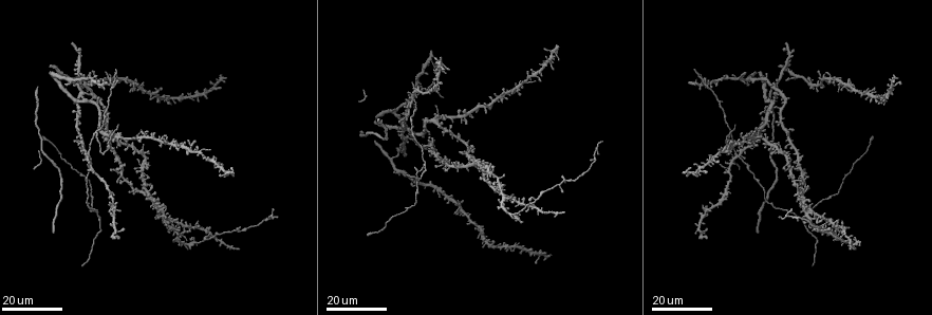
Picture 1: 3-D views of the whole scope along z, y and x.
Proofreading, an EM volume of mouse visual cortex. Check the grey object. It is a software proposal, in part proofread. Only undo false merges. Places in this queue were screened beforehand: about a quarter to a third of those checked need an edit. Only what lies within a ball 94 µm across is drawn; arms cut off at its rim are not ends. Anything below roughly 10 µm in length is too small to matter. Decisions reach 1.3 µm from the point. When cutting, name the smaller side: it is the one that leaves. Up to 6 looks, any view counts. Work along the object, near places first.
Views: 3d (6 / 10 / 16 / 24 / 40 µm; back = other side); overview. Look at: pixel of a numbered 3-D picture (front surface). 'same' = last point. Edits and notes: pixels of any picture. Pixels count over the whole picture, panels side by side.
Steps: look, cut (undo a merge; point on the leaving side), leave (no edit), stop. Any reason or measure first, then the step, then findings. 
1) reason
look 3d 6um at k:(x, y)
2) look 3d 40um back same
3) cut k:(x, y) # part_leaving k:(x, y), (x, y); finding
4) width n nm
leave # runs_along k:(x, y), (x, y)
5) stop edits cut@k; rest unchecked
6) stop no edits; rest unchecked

side arm on a straight run
look 3d 24um at 1:(99, 222)

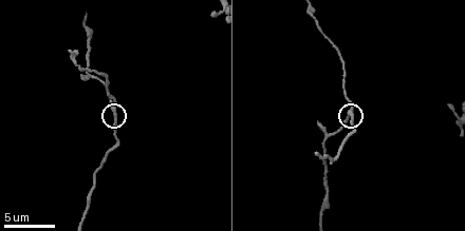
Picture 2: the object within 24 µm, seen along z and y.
zoom in
look 3d 6um at 2:(347, 112)

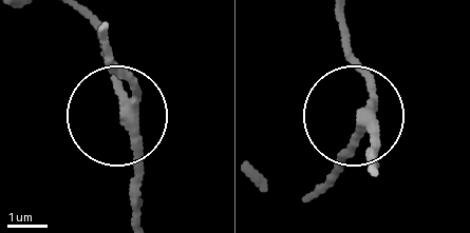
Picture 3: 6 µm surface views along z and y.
width 260 nm
leave # runs_along 3:(344, 22), (375, 170); all the same neuron

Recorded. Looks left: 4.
look 3d 24um at 1:(90, 92)

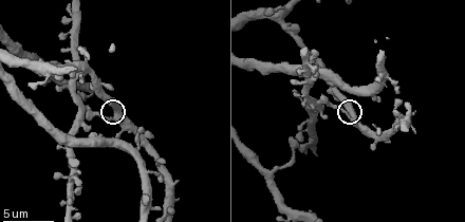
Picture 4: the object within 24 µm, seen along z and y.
look 3d 6um at 4:(117, 116)

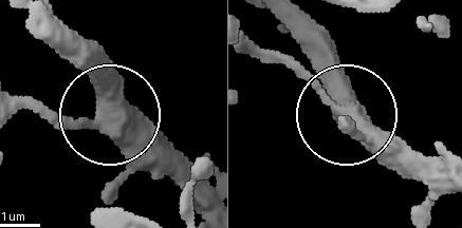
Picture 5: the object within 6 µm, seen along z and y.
side_arm 42 um; arms 4
leave # one neuron here

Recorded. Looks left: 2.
a fork
look 3d 24um at 1:(97, 130)

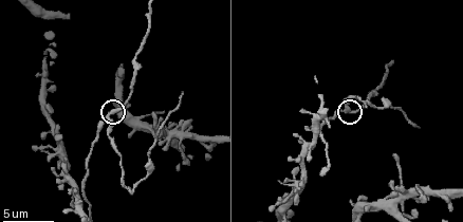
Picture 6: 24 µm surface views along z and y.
look 3d 6um at 6:(345, 112)

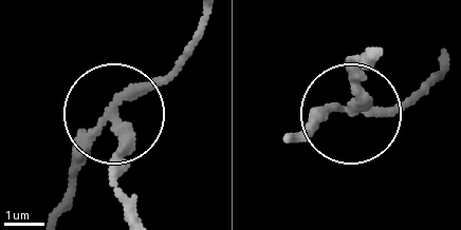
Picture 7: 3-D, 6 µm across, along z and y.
arms 3
cut 7:(125, 169) # part_leaving 7:(117, 119), (124, 207); two neurons meet here

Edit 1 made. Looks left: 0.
stop edits cut@7; rest unchecked

